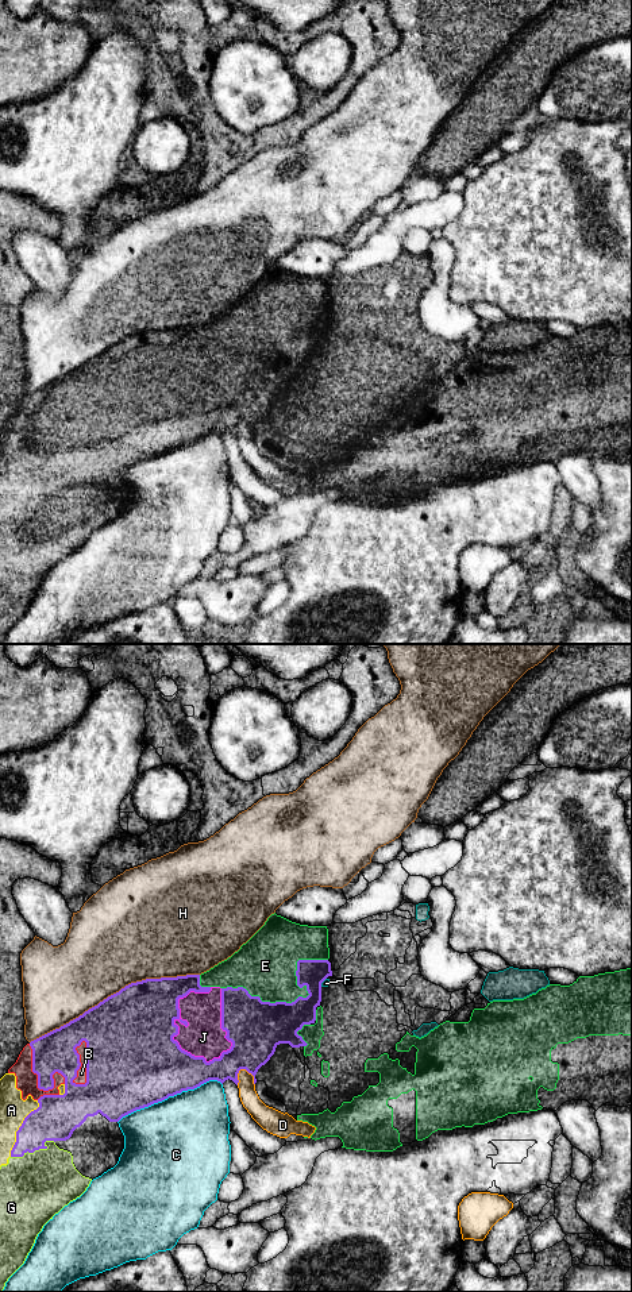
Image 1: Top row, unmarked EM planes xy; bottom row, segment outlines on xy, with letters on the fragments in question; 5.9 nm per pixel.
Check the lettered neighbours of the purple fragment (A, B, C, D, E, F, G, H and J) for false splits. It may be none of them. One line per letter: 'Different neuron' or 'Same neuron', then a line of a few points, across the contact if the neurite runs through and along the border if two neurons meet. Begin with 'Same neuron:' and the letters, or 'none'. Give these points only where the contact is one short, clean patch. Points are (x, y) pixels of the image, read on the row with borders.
Same neuron: A, B, E, G, J
A: Same neuron
B: Same neuron
C: Different neuron
D: Different neuron
E: Same neuron
F: Different neuron. Line: xy (326, 978), (320, 986)
G: Same neuron
H: Different neuron
J: Same neuron

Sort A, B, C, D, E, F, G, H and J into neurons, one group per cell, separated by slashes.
A B E G J / C / D / F / H

